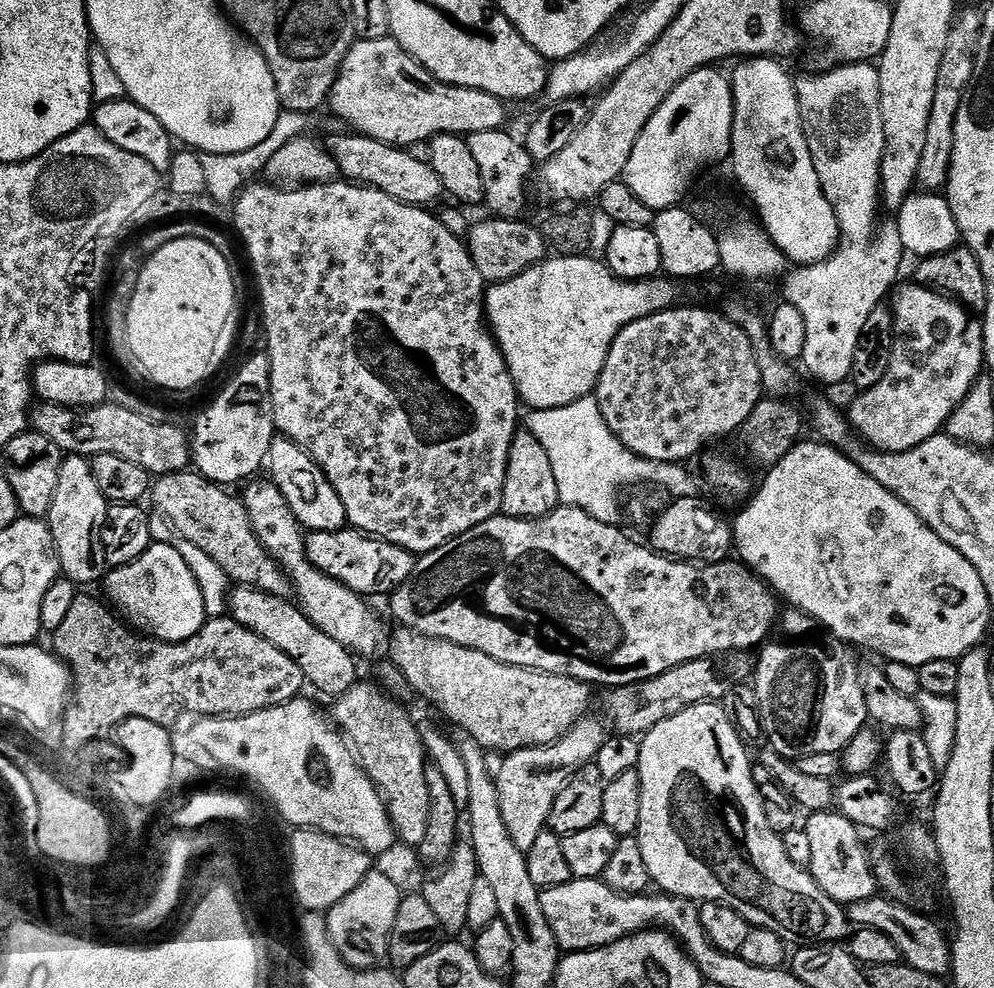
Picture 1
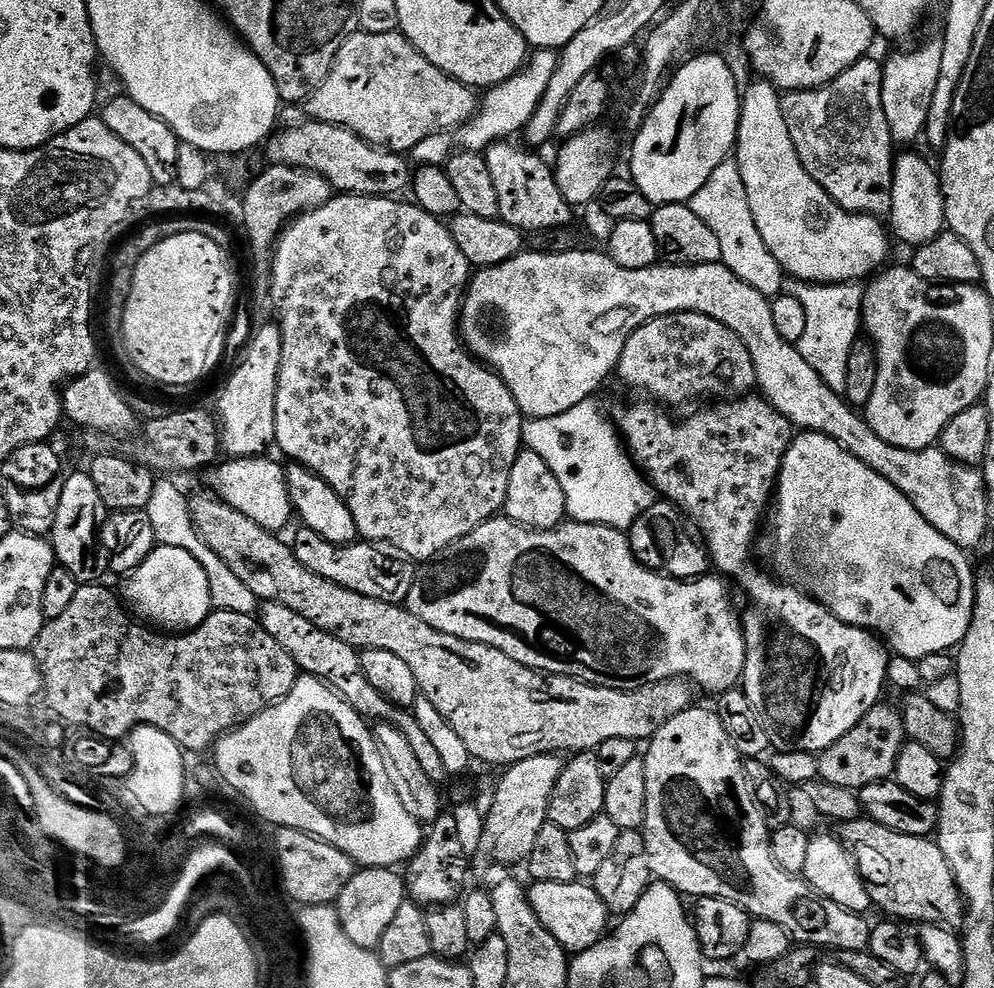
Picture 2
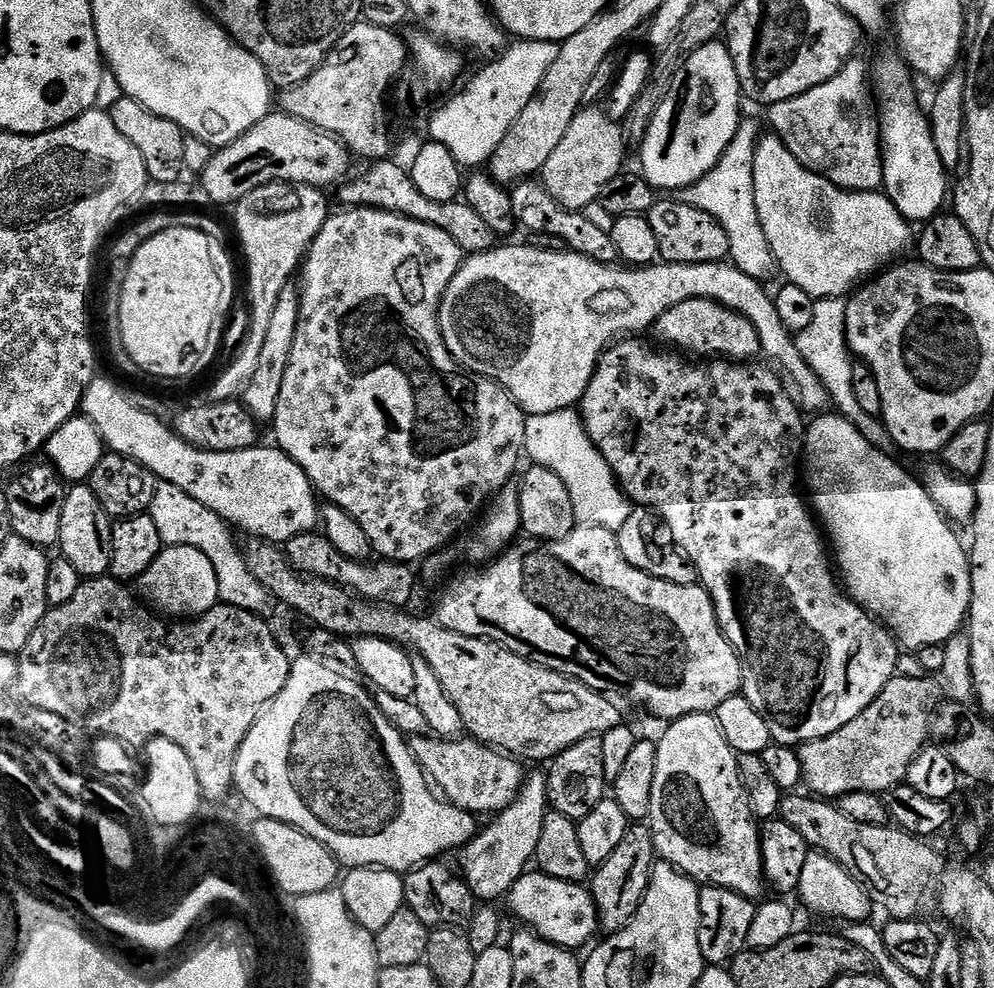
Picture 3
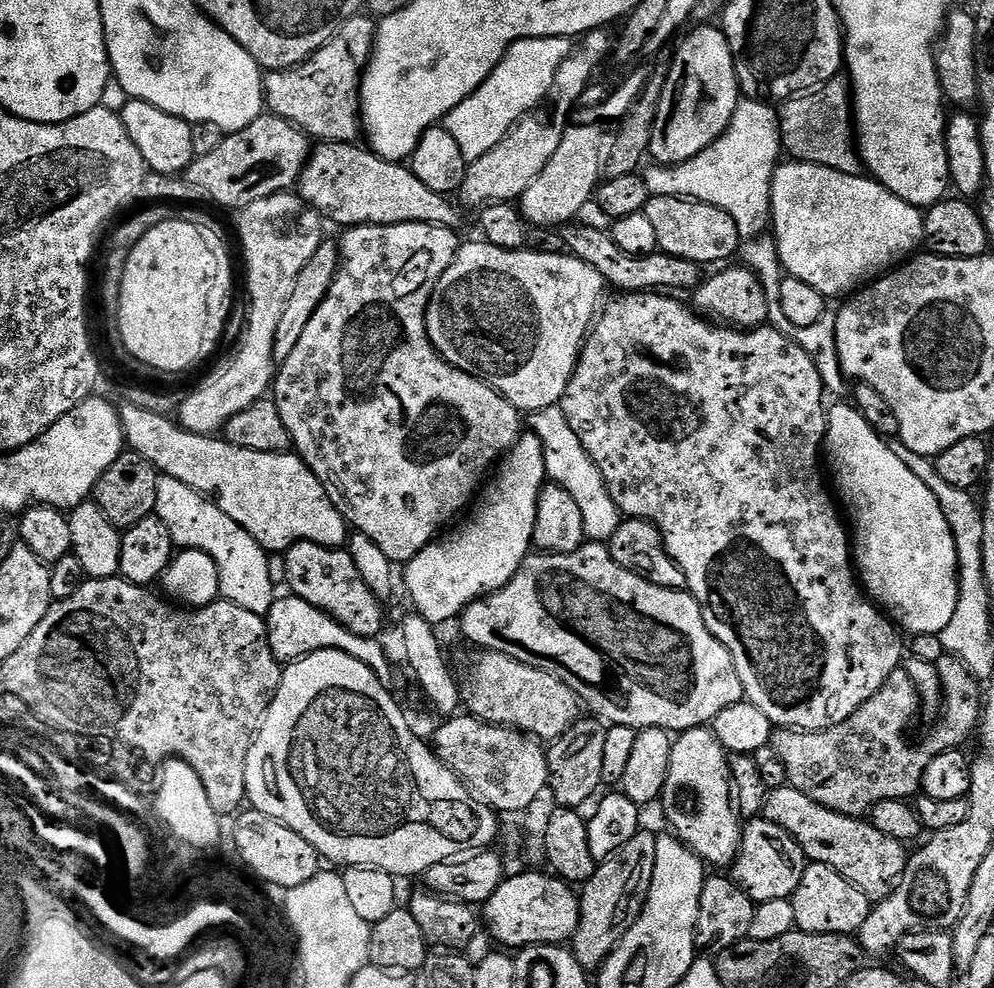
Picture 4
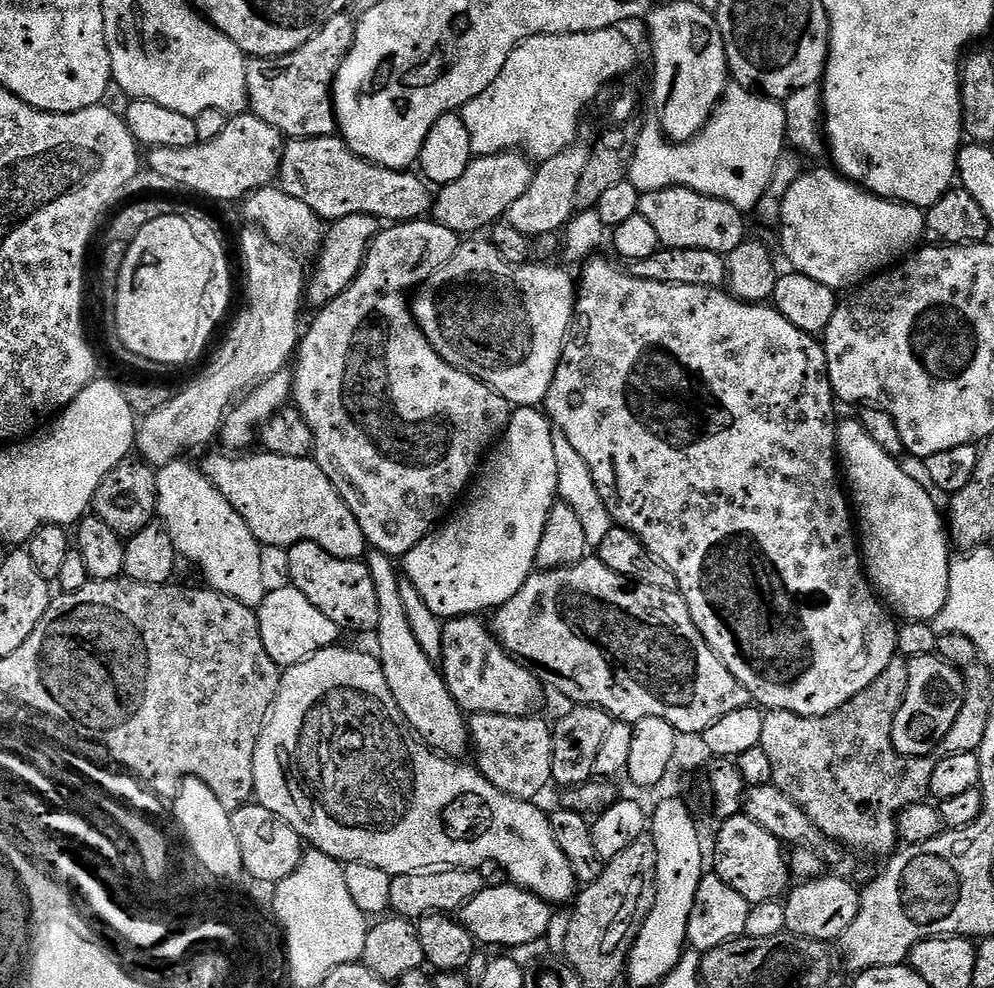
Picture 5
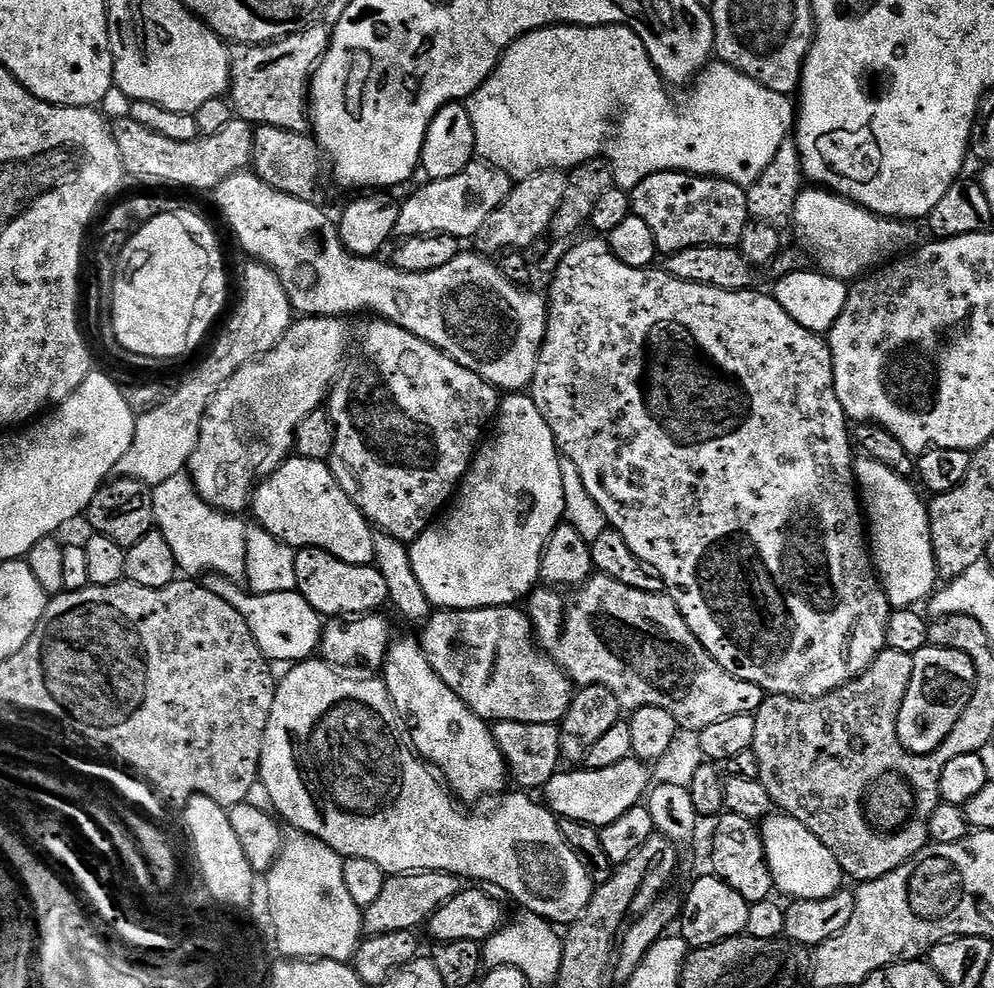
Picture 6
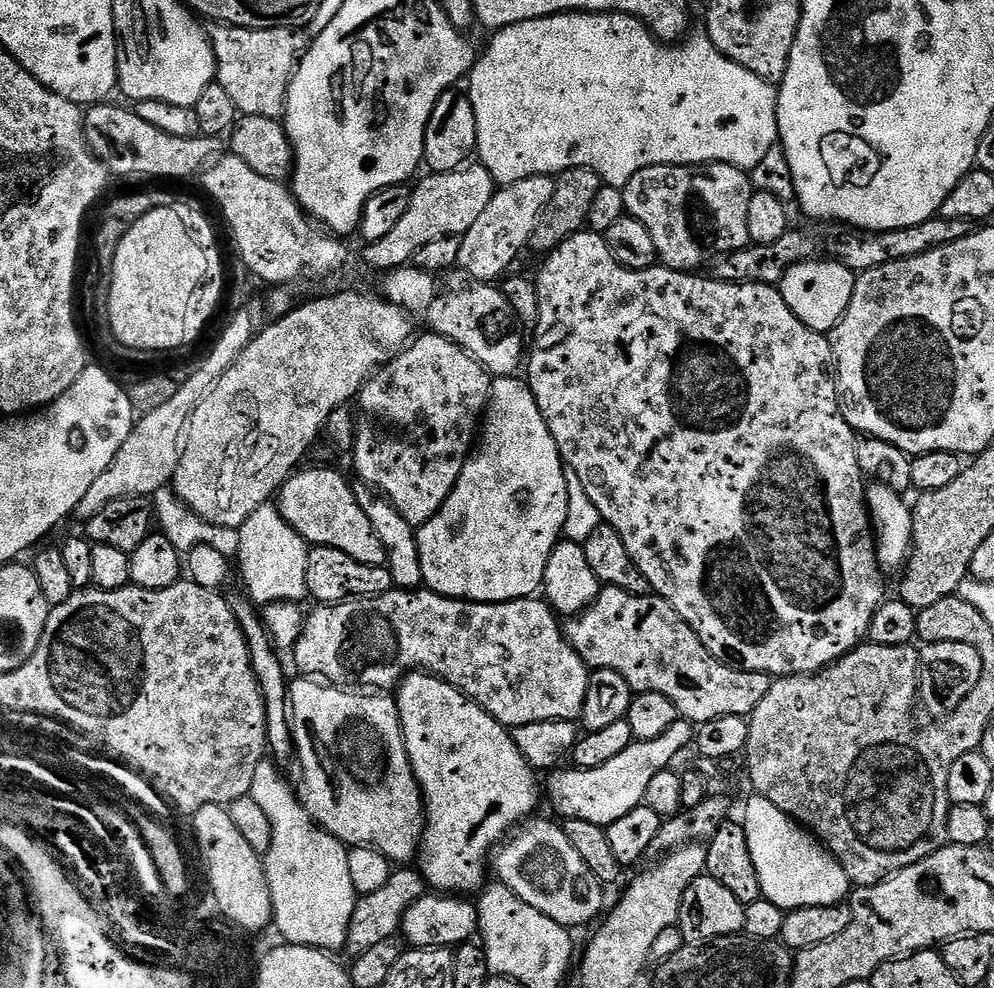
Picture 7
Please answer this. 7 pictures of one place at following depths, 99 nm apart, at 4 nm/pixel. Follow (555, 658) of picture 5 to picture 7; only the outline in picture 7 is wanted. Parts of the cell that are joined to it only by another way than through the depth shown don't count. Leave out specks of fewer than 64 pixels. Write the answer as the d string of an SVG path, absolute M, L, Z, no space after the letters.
M601 587L598 598L579 616L569 619L566 624L568 643L572 645L589 669L609 668L615 672L631 673L640 676L643 691L664 692L670 702L676 704L681 717L699 726L710 723L727 715L749 717L752 711L766 698L773 682L773 677L757 672L739 672L737 668L718 662L702 646L694 630L661 596L635 596L626 590Z

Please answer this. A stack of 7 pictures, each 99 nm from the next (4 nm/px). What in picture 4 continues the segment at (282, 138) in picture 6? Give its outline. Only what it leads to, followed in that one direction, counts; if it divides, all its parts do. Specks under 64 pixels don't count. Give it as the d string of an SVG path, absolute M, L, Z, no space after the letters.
M320 142L311 149L298 181L298 195L308 207L320 213L325 221L344 224L345 229L357 228L360 224L441 224L444 228L459 229L461 209L455 203L452 205L447 195L430 190L421 178L415 176L411 167L395 160L383 160L367 147L360 146L356 142Z

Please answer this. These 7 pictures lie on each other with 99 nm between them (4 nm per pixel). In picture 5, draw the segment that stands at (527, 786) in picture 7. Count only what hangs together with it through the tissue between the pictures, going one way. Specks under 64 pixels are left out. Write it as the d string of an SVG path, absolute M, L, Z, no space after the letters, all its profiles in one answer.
M372 550L367 553L366 563L370 578L378 590L378 626L374 633L374 639L380 643L378 659L396 709L406 721L407 727L429 748L449 758L463 757L460 755L464 751L467 753L470 748L468 721L465 713L454 702L441 669L418 646L418 640L410 631L410 622L406 622L397 561L384 552Z

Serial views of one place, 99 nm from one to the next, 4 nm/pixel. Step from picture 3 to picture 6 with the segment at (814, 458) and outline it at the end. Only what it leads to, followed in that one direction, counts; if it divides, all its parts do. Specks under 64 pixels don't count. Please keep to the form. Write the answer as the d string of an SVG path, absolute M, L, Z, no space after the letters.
M861 455L855 461L854 471L862 512L866 517L872 566L880 578L889 605L893 609L923 605L938 587L928 504L920 501L919 494L912 489L911 479L900 476L896 470L869 456Z

